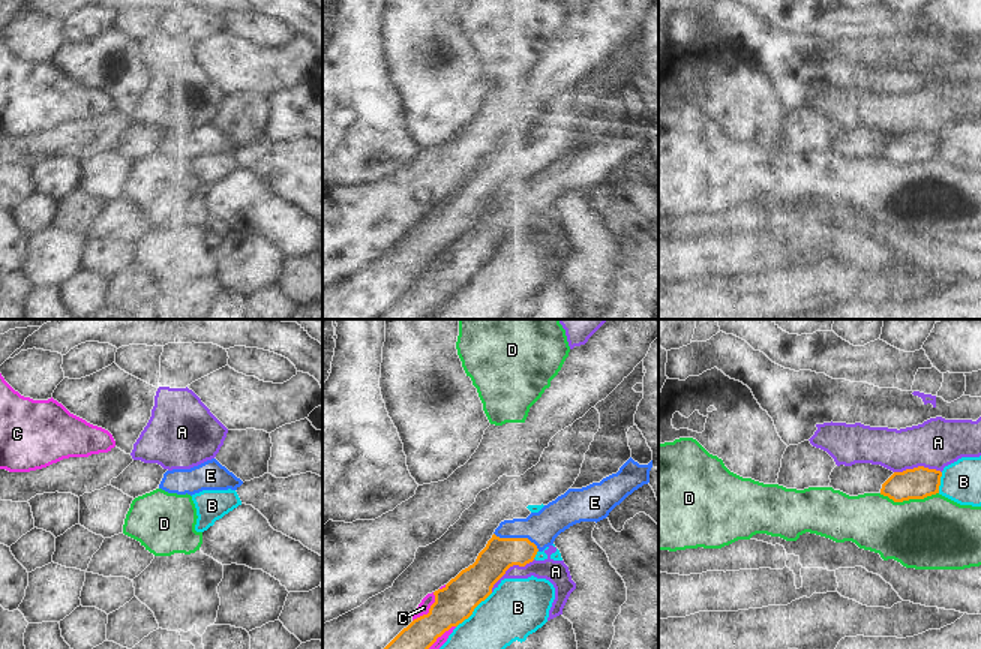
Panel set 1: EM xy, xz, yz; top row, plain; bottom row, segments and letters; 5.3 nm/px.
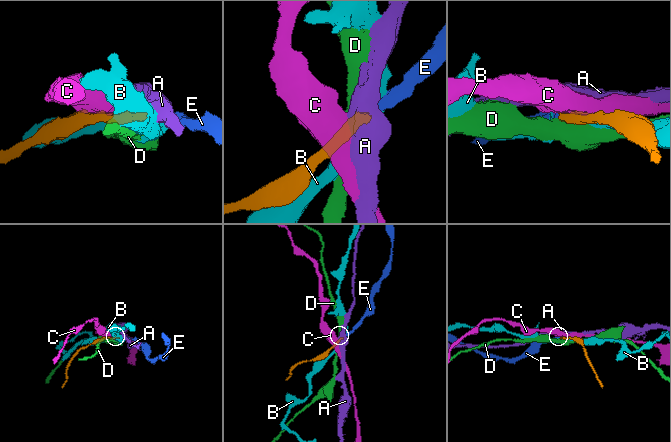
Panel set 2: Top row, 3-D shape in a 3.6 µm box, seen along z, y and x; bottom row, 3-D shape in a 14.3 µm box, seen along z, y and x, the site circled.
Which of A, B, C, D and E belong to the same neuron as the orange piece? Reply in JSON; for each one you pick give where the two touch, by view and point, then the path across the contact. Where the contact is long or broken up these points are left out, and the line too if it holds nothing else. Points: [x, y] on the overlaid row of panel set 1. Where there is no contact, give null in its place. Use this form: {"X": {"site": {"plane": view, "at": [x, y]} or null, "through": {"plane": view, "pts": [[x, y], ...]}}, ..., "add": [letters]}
{"E": {"site": {"plane": "xz", "at": [518, 538]}, "through": {"plane": "xz", "pts": [[500, 553], [518, 538], [531, 535], [542, 528]]}}, "add": ["E"]}

